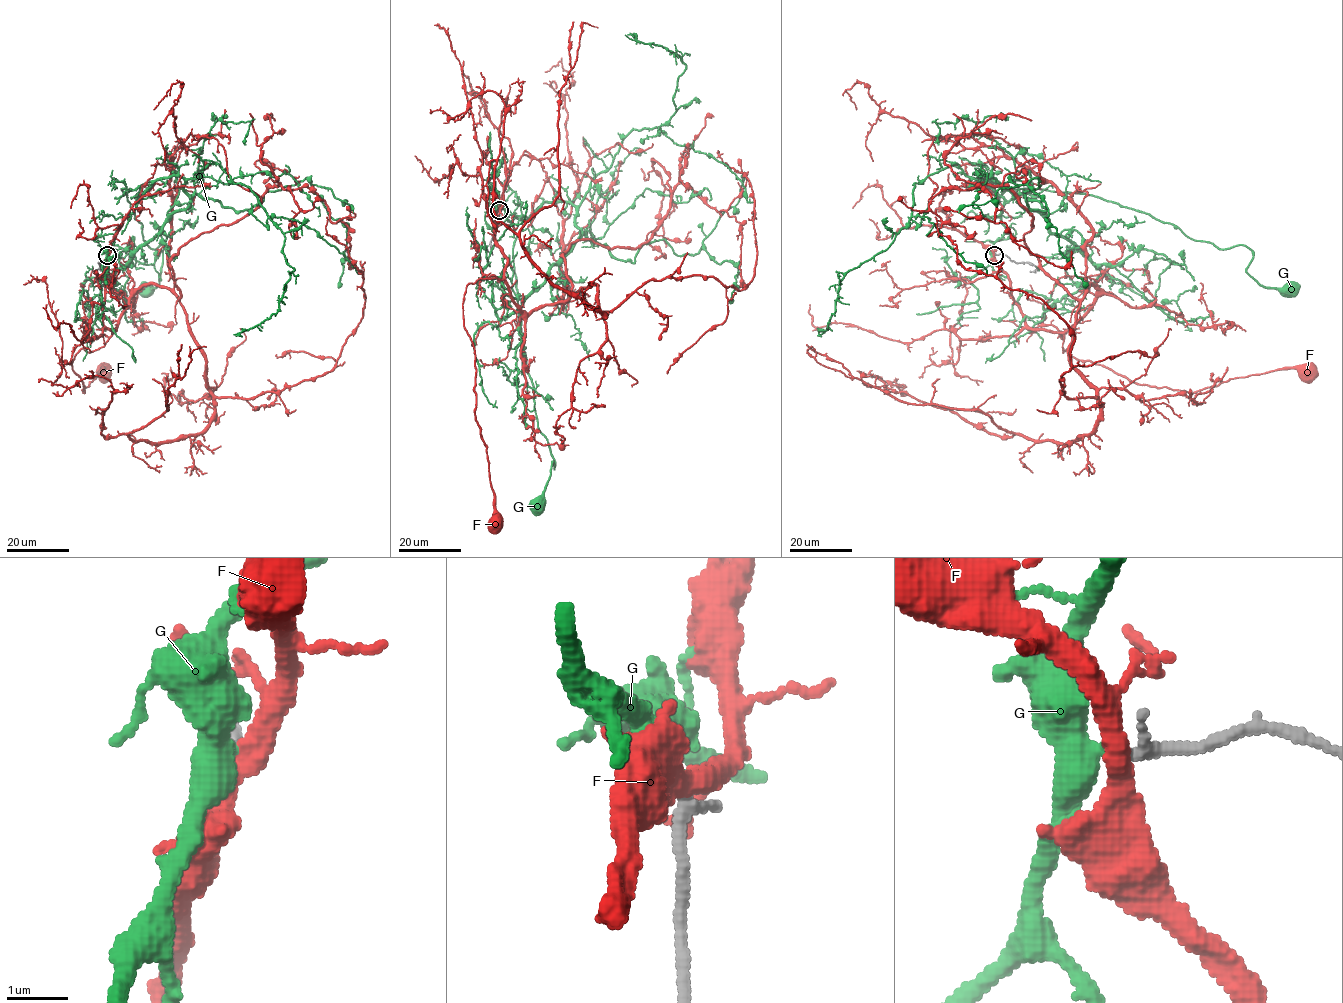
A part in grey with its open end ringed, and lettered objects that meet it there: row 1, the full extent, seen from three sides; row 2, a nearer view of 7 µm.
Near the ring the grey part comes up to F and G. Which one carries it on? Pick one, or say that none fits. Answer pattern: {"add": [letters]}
{"add": ["G"]}

